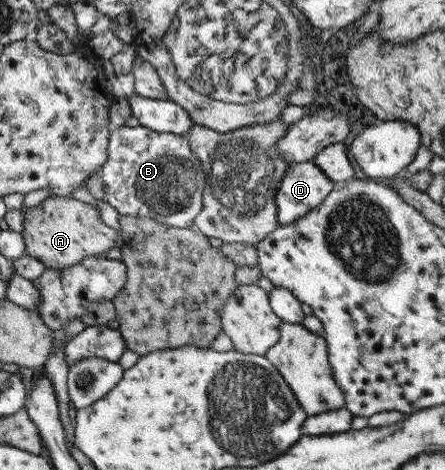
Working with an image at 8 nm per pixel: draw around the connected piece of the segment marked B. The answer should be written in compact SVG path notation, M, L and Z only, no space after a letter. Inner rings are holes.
M118 127L109 134L108 159L100 167L98 175L102 182L102 201L112 206L118 215L150 217L164 225L188 227L194 217L202 210L202 189L204 189L204 170L201 163L189 150L186 136L172 133L159 133L146 127Z

